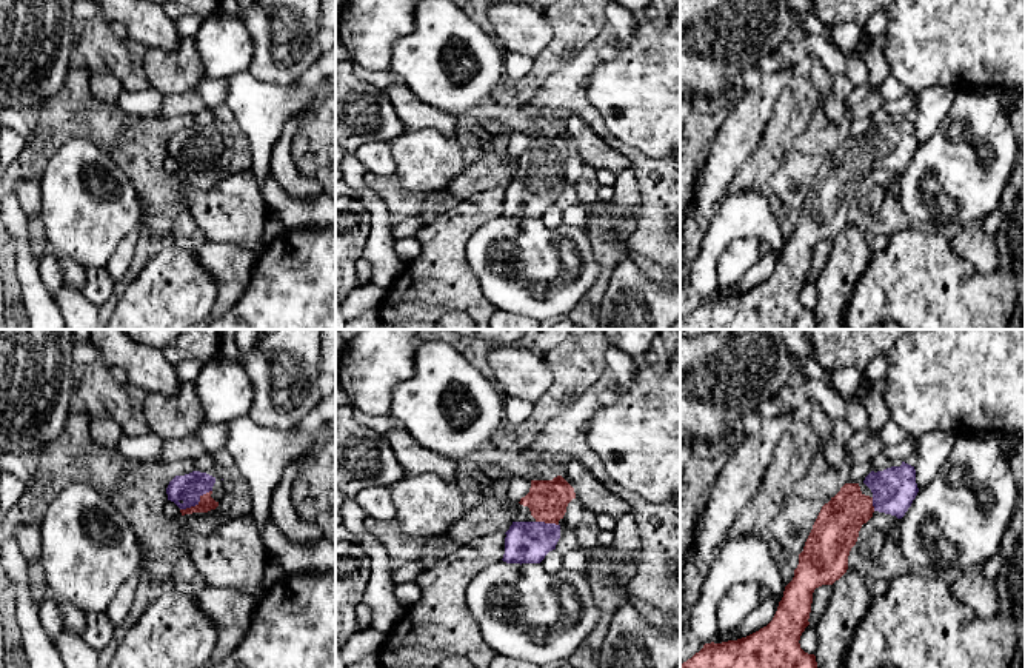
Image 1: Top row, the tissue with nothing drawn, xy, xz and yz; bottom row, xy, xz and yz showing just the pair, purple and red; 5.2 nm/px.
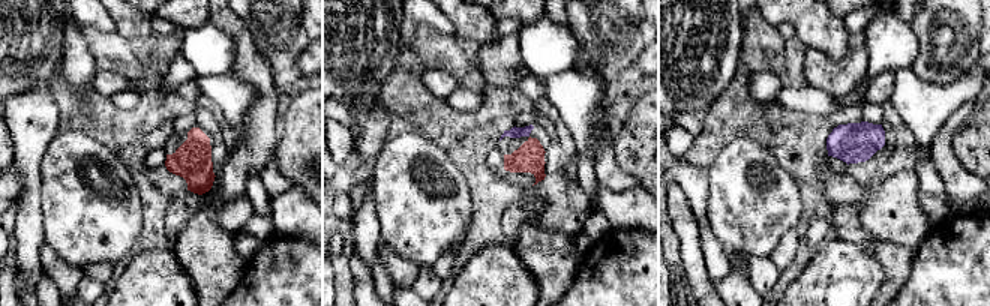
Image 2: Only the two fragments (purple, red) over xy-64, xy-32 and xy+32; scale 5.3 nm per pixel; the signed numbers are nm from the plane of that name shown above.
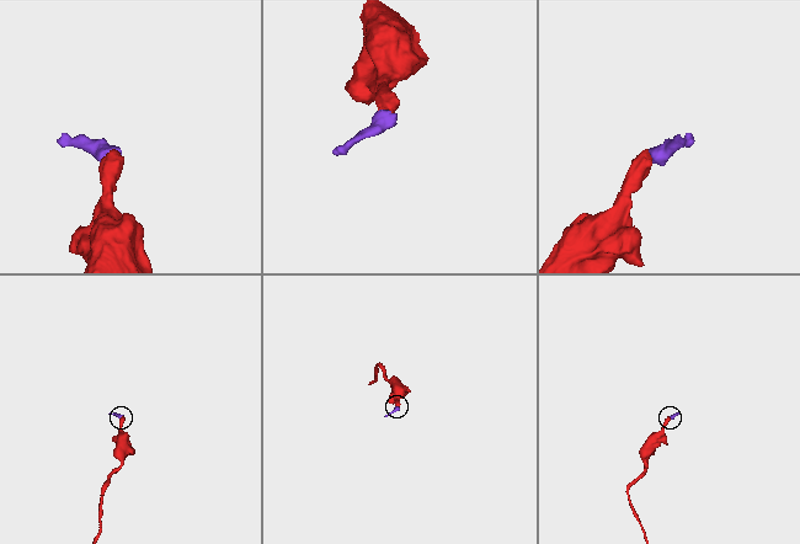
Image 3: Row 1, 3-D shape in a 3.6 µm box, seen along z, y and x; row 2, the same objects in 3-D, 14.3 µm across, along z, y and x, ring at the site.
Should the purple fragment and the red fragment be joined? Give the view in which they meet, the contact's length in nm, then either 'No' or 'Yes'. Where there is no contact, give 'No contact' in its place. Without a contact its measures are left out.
Touches purple in xy. Shared border 200 nm. Yes

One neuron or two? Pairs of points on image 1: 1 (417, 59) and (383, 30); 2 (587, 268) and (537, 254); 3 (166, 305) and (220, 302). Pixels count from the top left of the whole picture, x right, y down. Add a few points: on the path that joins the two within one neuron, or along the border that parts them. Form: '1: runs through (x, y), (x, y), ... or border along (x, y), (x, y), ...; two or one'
1: border along (416, 16), (413, 30), (394, 43), (388, 68); two
2: runs through (580, 254), (551, 253); one
3: border along (203, 267), (216, 282), (216, 299), (210, 313); two

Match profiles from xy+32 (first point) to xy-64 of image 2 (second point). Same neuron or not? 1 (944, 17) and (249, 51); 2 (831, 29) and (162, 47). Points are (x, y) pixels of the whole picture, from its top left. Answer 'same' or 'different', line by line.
1: different
2: different

